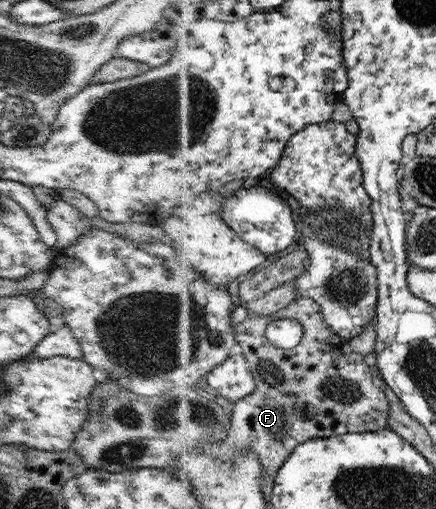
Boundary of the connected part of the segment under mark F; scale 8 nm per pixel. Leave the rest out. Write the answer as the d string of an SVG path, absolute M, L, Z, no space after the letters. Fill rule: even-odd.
M305 297L297 298L295 302L291 302L289 308L285 308L285 310L281 310L281 312L275 312L275 314L268 314L267 316L259 316L254 312L249 312L248 317L242 323L235 324L235 326L238 342L241 342L241 344L243 344L243 342L245 342L245 344L251 344L251 346L257 350L257 356L251 356L249 360L253 360L253 362L251 362L251 373L255 376L258 387L250 397L243 398L241 404L237 406L237 410L235 410L235 422L233 422L231 434L233 434L233 436L249 436L249 440L247 440L249 446L253 446L252 448L260 454L263 464L266 466L265 476L267 477L266 486L268 492L270 492L275 482L277 482L277 476L279 476L282 466L290 460L290 456L297 450L298 446L302 445L304 442L313 440L314 438L335 437L349 433L375 432L391 428L391 400L389 400L389 396L385 394L384 388L375 386L375 378L373 378L373 370L371 370L373 366L367 364L367 360L365 360L366 356L363 353L356 351L347 338L342 338L340 334L332 331L332 328L326 321L322 306L316 300ZM276 318L295 319L303 324L303 328L305 328L305 340L303 340L300 346L295 346L295 348L292 349L283 349L275 347L274 344L271 343L271 340L268 338L268 328Z

